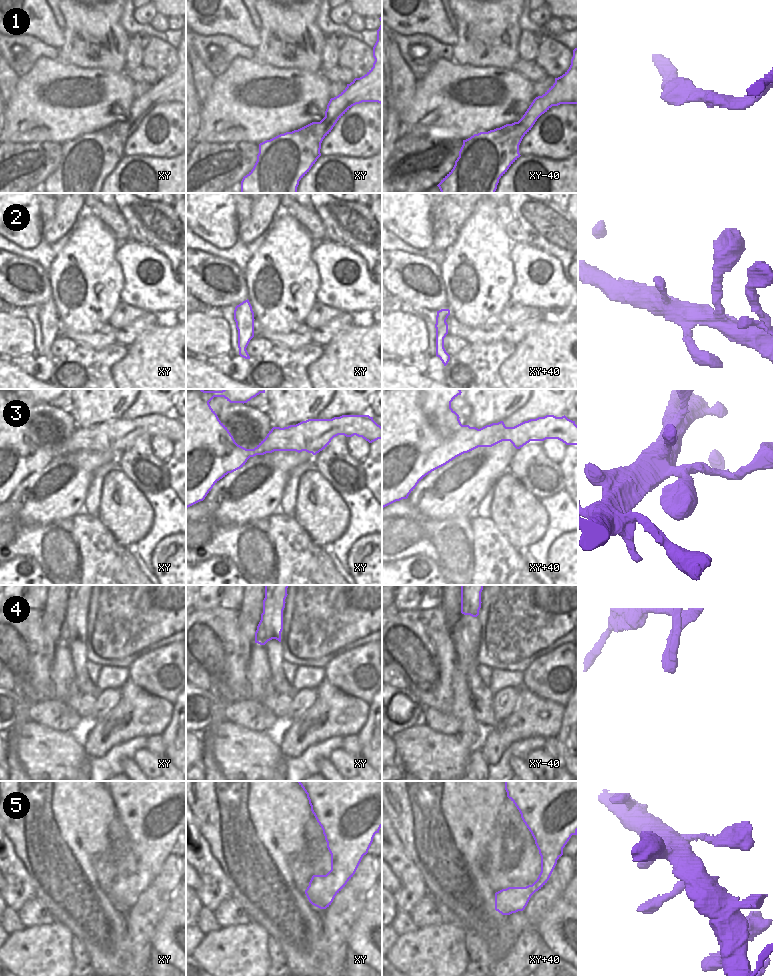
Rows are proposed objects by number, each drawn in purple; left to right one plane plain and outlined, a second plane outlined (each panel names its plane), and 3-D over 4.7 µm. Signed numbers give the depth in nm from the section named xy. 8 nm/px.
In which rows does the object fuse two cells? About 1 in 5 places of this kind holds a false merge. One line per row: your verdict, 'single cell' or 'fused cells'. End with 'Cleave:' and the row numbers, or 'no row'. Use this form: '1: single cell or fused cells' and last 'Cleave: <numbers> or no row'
1: single cell
2: single cell
3: single cell
4: fused cells
5: single cell
Cleave: 4

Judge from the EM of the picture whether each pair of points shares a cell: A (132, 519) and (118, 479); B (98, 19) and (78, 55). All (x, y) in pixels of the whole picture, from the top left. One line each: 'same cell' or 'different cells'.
A: same cell
B: same cell

